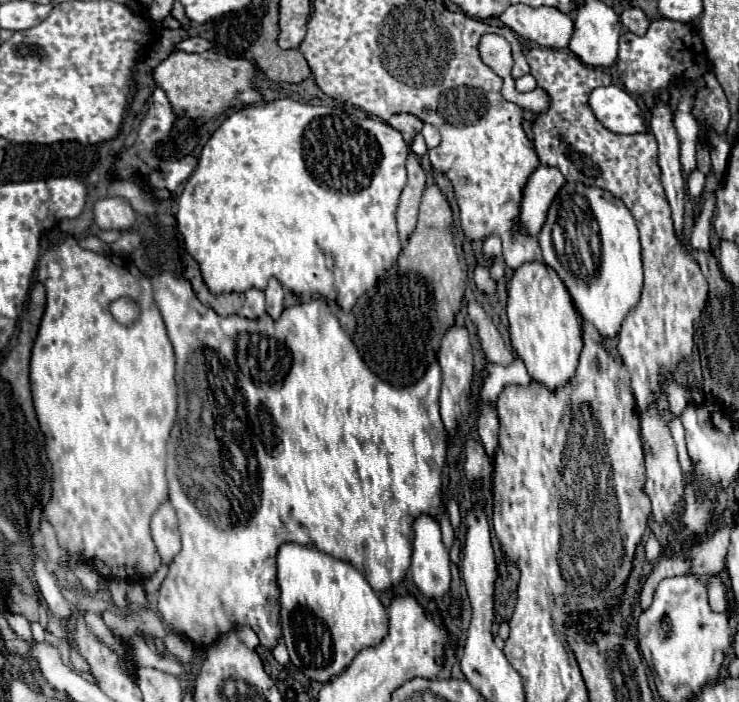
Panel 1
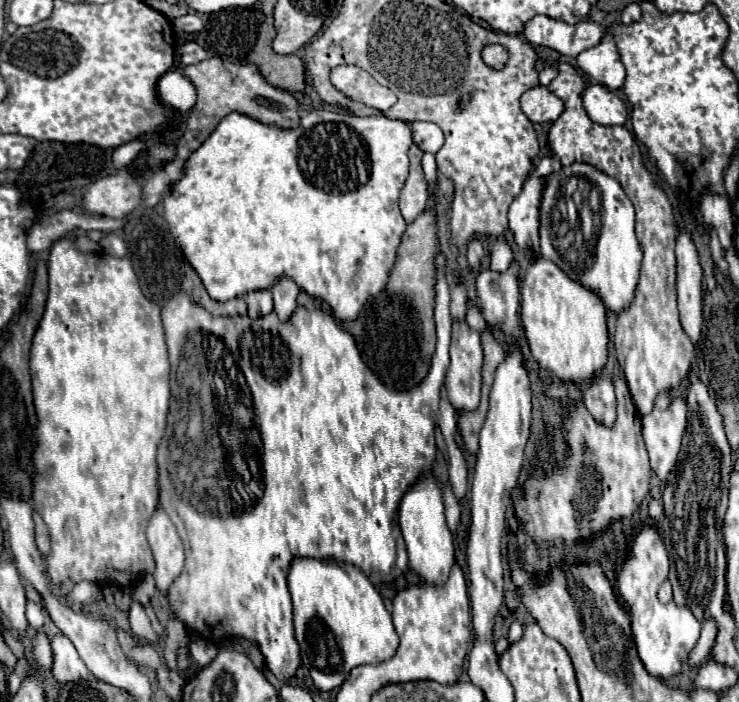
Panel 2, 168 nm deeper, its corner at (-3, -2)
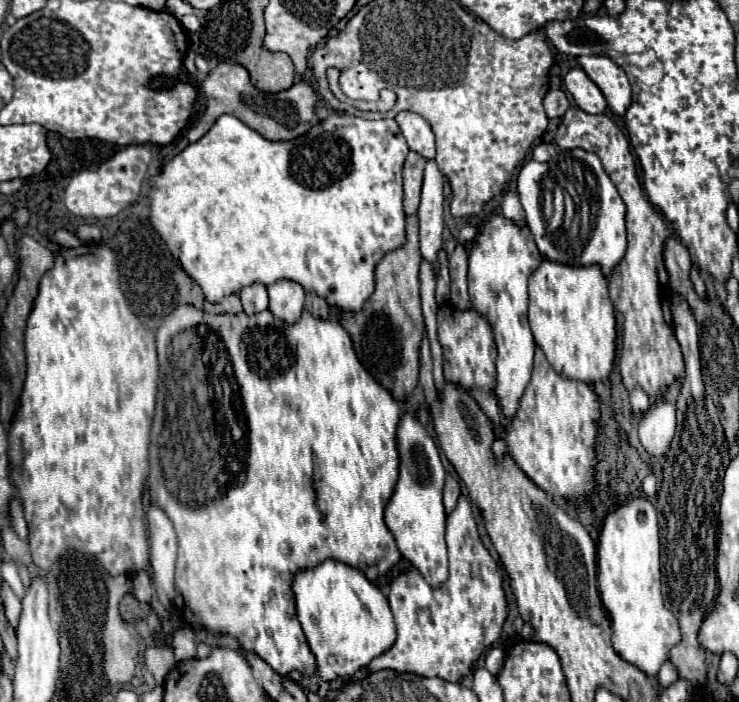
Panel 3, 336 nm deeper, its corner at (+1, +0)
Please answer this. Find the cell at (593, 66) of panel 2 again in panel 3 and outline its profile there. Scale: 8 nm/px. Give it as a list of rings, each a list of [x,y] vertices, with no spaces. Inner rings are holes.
[[[580,56],[578,64],[602,90],[612,112],[624,116],[630,106],[630,82],[626,72],[608,56]]]

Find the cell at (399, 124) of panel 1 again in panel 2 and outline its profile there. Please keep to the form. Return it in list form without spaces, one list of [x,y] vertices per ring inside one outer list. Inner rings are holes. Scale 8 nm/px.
[[[412,144],[412,148],[410,148],[410,176],[408,176],[408,180],[402,188],[402,194],[400,194],[400,210],[402,210],[406,224],[410,224],[428,206],[428,184],[424,180],[420,160],[422,160],[422,150],[416,144]]]

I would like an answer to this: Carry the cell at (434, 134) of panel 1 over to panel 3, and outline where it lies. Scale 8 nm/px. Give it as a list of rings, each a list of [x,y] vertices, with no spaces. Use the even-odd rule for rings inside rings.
[[[400,112],[396,122],[410,146],[410,150],[418,152],[426,160],[434,158],[434,132],[428,122],[416,112]]]

